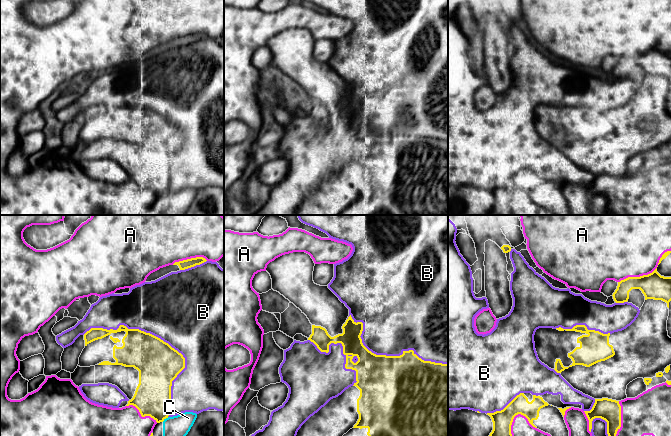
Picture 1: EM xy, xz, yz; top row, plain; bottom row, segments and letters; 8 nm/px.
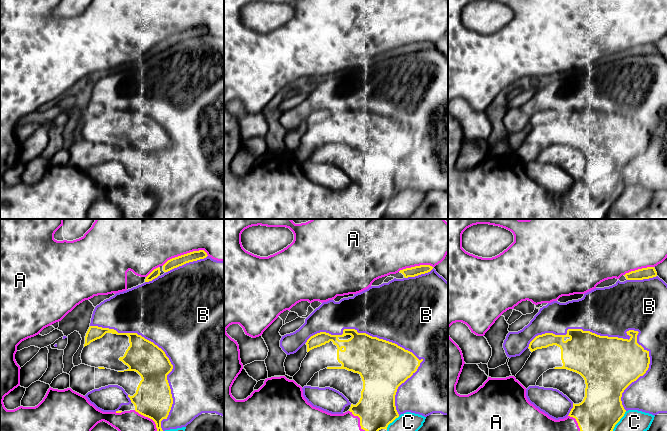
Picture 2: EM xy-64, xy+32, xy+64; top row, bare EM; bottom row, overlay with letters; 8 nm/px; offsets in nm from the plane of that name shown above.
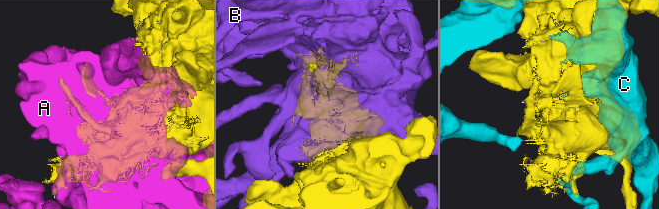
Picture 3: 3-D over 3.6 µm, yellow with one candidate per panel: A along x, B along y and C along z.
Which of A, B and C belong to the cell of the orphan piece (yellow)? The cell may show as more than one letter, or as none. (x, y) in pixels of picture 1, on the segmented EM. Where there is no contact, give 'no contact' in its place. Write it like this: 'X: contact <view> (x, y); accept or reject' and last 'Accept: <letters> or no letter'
A: contact yz (648, 274); reject
B: contact xy (162, 340); reject
C: contact xy (165, 418); reject
Accept: no letter

